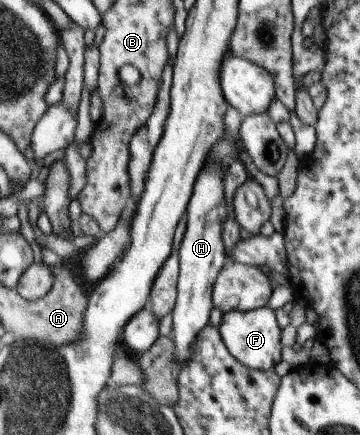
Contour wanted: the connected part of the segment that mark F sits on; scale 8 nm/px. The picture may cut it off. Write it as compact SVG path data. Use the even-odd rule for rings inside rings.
M268 306L242 312L237 310L223 312L216 328L227 351L249 369L271 370L281 361L280 329L275 322L273 310Z

